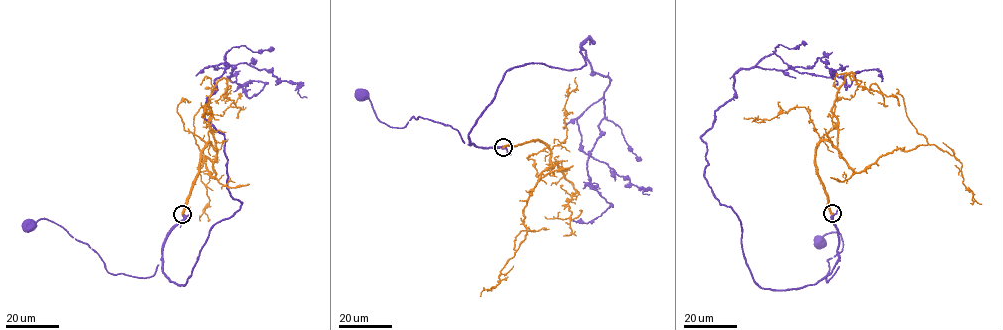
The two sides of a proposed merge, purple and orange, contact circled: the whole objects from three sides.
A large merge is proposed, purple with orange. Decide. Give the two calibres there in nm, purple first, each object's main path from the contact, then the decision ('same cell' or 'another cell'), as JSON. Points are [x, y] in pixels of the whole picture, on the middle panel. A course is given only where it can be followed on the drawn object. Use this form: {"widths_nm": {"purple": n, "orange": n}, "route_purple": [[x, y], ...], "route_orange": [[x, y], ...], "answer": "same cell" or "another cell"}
{"widths_nm": {"purple": 500, "orange": 480}, "route_purple": [[503, 147], [464, 143], [451, 126], [419, 117], [411, 117], [403, 128], [389, 127], [379, 120], [363, 93]], "route_orange": [[503, 147], [541, 141], [550, 166], [523, 210], [525, 237], [500, 282], [480, 296]], "answer": "same cell"}

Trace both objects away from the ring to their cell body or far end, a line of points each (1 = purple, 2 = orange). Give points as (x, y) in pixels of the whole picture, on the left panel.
1: (182, 214), (166, 239), (155, 274), (145, 278), (108, 272), (85, 243), (52, 221), (30, 225)
2: (182, 214), (200, 152), (211, 143), (215, 179), (206, 156), (198, 169), (209, 203), (200, 221)

